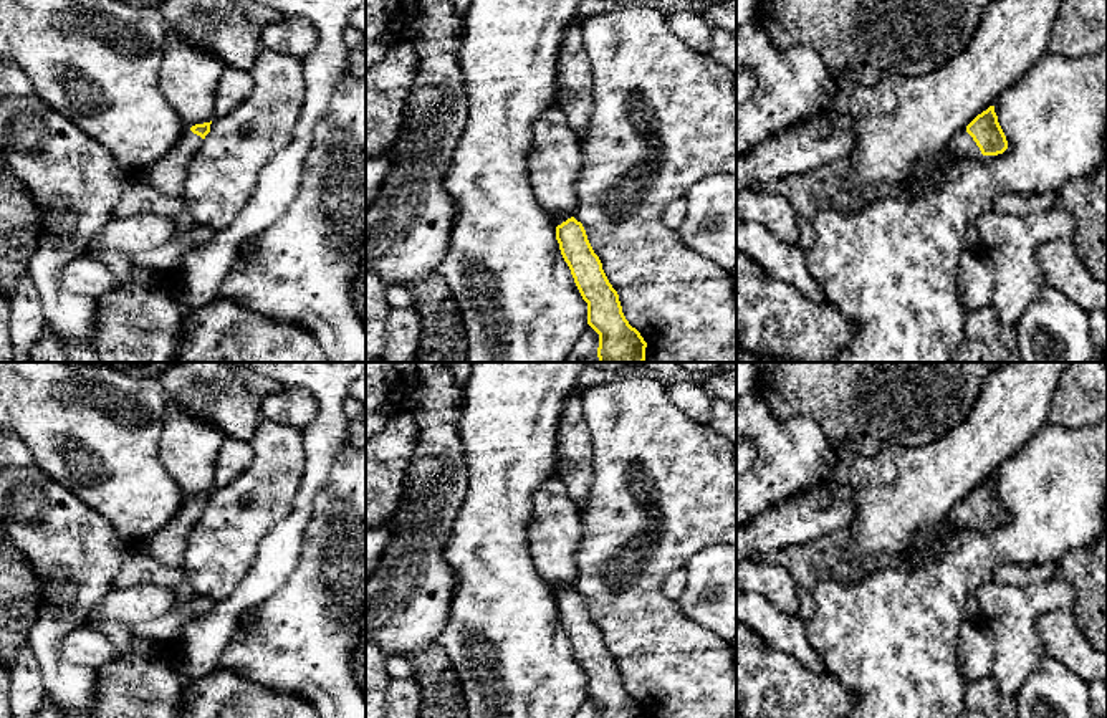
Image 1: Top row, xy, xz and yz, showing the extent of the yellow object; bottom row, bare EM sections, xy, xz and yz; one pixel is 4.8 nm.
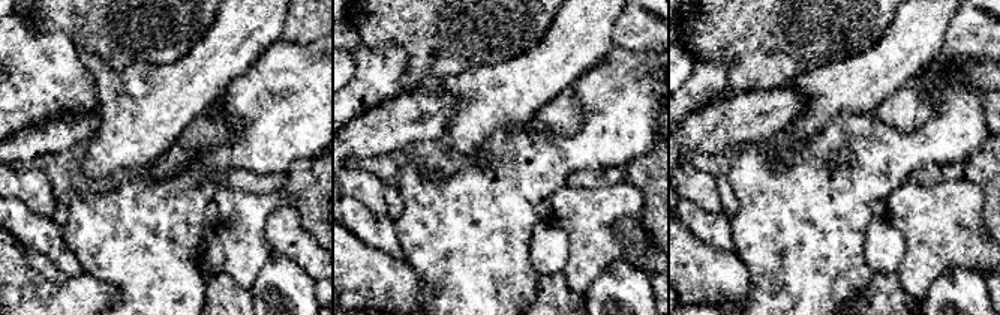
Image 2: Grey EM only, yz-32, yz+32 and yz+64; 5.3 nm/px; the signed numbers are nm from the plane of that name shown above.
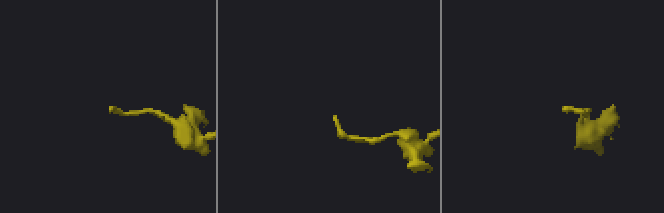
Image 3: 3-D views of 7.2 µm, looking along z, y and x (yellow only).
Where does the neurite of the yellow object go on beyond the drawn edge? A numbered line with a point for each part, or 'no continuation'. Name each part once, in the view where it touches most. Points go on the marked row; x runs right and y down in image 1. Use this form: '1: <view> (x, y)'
1: yz (962, 146)

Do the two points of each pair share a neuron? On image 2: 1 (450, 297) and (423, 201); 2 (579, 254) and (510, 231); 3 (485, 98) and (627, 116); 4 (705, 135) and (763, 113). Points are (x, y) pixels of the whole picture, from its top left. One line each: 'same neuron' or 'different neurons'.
1: same neuron
2: different neurons
3: different neurons
4: same neuron

